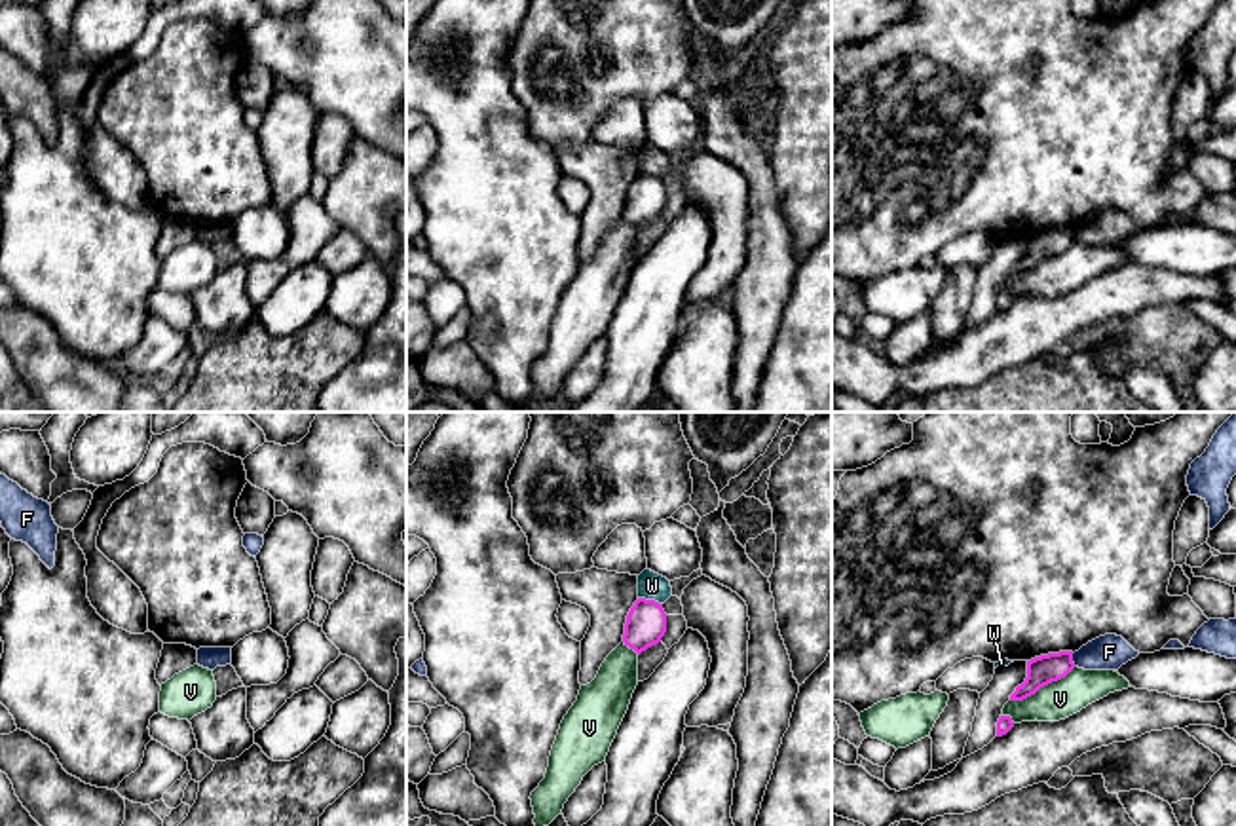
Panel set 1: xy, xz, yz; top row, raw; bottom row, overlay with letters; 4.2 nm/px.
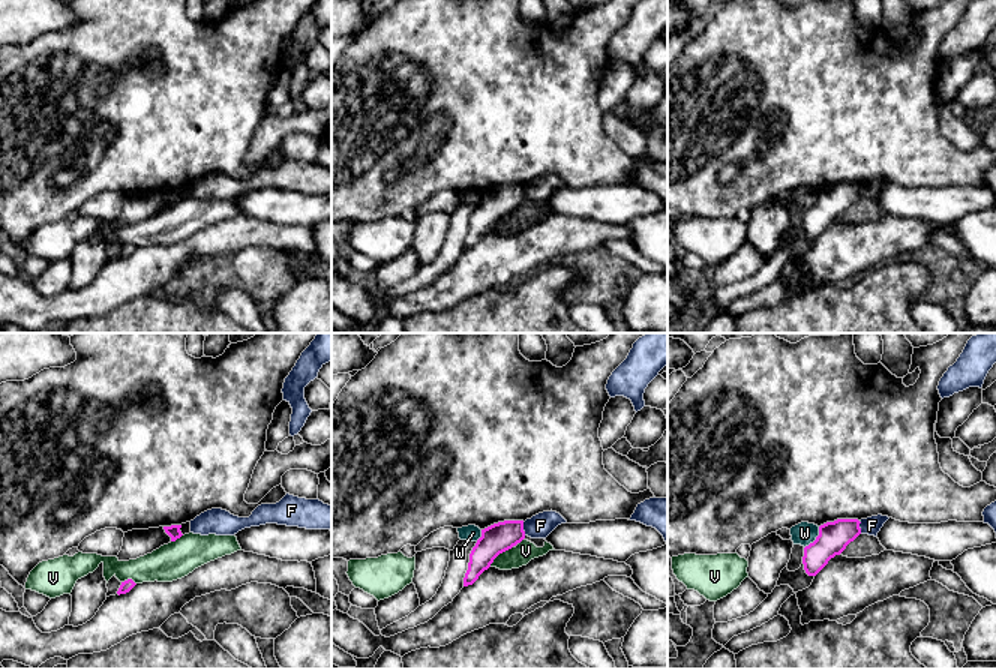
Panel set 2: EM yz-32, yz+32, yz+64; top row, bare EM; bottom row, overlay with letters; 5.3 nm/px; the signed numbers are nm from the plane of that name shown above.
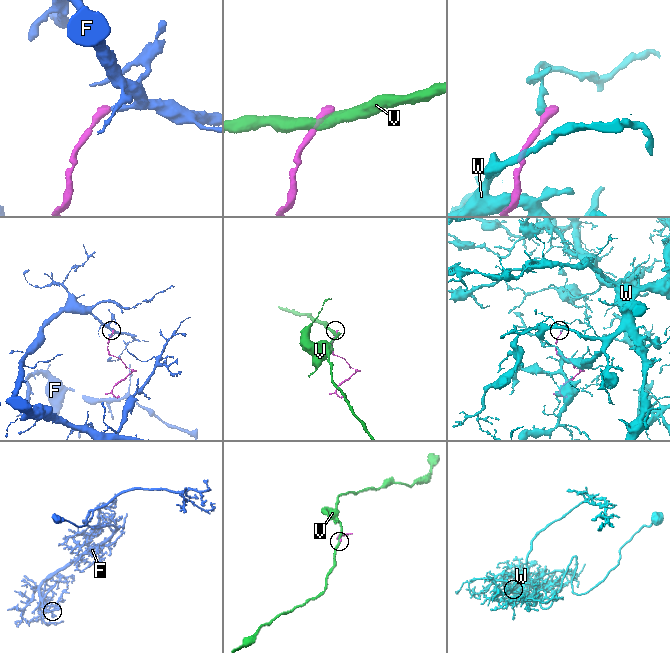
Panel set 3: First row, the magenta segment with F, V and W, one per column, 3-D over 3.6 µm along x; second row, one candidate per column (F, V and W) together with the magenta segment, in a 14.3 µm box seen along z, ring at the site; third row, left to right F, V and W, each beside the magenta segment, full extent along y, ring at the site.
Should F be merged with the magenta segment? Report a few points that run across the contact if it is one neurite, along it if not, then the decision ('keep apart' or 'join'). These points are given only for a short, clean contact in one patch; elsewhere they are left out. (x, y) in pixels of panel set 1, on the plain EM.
yz (1071, 228), (1075, 240) | keep apart

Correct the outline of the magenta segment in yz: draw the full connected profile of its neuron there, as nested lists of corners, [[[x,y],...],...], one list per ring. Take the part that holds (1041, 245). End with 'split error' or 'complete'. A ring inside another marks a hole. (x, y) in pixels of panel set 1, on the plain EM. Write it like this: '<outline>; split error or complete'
[[[1059,226],[1027,235],[1027,253],[1010,270],[1010,275],[1023,275],[1040,262],[1065,253],[1075,243],[1073,226]]]; complete

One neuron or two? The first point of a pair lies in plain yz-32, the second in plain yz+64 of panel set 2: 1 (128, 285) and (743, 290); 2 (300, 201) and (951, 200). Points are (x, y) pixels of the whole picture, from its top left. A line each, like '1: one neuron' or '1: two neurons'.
1: two neurons
2: one neuron

